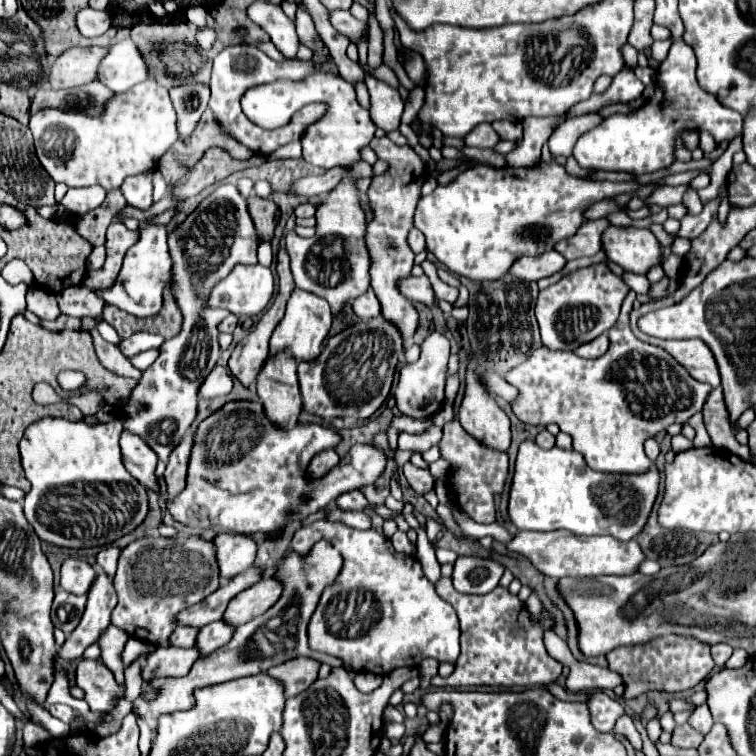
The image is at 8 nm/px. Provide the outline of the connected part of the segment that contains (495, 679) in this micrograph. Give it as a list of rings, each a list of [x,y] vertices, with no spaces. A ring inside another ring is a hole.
[[[451,578],[437,582],[437,594],[447,600],[461,622],[461,656],[455,664],[455,672],[449,678],[435,676],[431,686],[537,686],[555,682],[561,674],[561,664],[553,660],[543,644],[543,632],[553,626],[551,616],[543,612],[543,622],[535,624],[525,604],[519,602],[507,588],[497,586],[483,596],[461,594],[453,588]]]

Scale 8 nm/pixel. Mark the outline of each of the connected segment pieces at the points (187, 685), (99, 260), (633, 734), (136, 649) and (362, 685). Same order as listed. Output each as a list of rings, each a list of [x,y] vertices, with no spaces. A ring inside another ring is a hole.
[[[317,542],[307,556],[289,552],[277,572],[277,578],[285,586],[277,604],[273,608],[269,608],[265,614],[253,618],[251,622],[237,626],[235,636],[221,650],[209,654],[209,658],[199,658],[187,676],[155,678],[155,680],[143,682],[141,696],[133,702],[133,714],[137,714],[143,720],[147,720],[147,718],[157,720],[161,714],[171,714],[177,710],[191,710],[193,702],[195,702],[193,692],[197,688],[215,686],[215,684],[229,682],[235,678],[261,674],[277,664],[283,664],[283,662],[287,662],[291,658],[299,658],[299,656],[317,658],[317,654],[311,652],[309,644],[307,644],[307,622],[319,602],[323,588],[327,586],[327,582],[337,578],[337,574],[341,570],[341,562],[343,562],[341,554],[337,550],[333,550],[331,546],[327,546],[327,542]],[[147,690],[155,690],[157,698],[147,700],[145,698]]]
[[[99,246],[99,248],[93,248],[91,256],[89,256],[89,270],[97,270],[101,268],[105,262],[105,248]]]
[[[628,715],[620,717],[614,726],[615,735],[620,734],[625,736],[636,749],[642,751],[642,739],[640,733],[636,729],[633,720]]]
[[[129,638],[129,642],[127,642],[127,646],[125,646],[125,650],[123,650],[123,662],[125,662],[125,666],[129,666],[131,662],[135,662],[135,660],[139,660],[141,656],[149,656],[151,652],[153,652],[153,644],[145,644],[145,642],[141,642],[141,640],[135,640],[135,638]]]
[[[357,672],[355,674],[355,686],[359,692],[369,694],[375,688],[381,686],[381,676],[379,674],[371,674],[371,672]]]

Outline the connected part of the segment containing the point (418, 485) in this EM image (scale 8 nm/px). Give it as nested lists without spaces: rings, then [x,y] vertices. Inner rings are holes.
[[[407,462],[403,466],[403,474],[411,488],[414,488],[418,494],[424,495],[425,492],[433,490],[433,478],[431,478],[429,469],[415,468],[411,462]]]

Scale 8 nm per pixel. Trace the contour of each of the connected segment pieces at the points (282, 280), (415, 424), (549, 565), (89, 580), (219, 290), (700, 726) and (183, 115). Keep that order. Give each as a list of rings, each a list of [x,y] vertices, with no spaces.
[[[281,248],[279,254],[277,254],[277,274],[279,274],[279,294],[275,296],[271,308],[263,314],[263,318],[259,320],[259,324],[235,346],[235,350],[233,350],[231,358],[229,358],[229,372],[231,372],[245,388],[251,388],[251,386],[257,382],[257,374],[261,372],[261,368],[265,366],[265,362],[267,362],[267,358],[269,358],[269,348],[267,348],[267,346],[269,346],[269,338],[271,338],[275,326],[281,322],[281,318],[283,318],[283,314],[285,314],[285,304],[287,304],[291,292],[295,290],[293,274],[291,274],[291,270],[289,270],[289,256],[287,256],[285,248]]]
[[[399,416],[399,418],[393,422],[393,426],[397,426],[397,428],[403,430],[403,432],[409,432],[409,434],[419,434],[419,432],[423,432],[429,424],[431,424],[431,418],[423,422],[423,420],[413,420],[413,418],[405,418],[405,416]]]
[[[565,530],[557,532],[517,532],[511,542],[507,542],[507,550],[523,554],[531,560],[531,564],[545,576],[565,578],[565,576],[601,576],[601,574],[615,574],[615,576],[629,576],[639,570],[639,564],[645,560],[639,544],[631,542],[617,542],[613,536],[589,536],[581,538],[577,534],[569,534]]]
[[[67,558],[61,566],[61,588],[71,594],[87,594],[97,576],[95,568],[81,558]]]
[[[235,266],[209,294],[209,306],[227,308],[237,316],[255,316],[265,310],[273,296],[273,274],[269,268]]]
[[[707,704],[695,708],[688,719],[688,723],[703,735],[706,735],[714,724]]]
[[[181,84],[169,88],[173,106],[177,110],[177,126],[181,136],[189,136],[207,108],[209,84]]]

